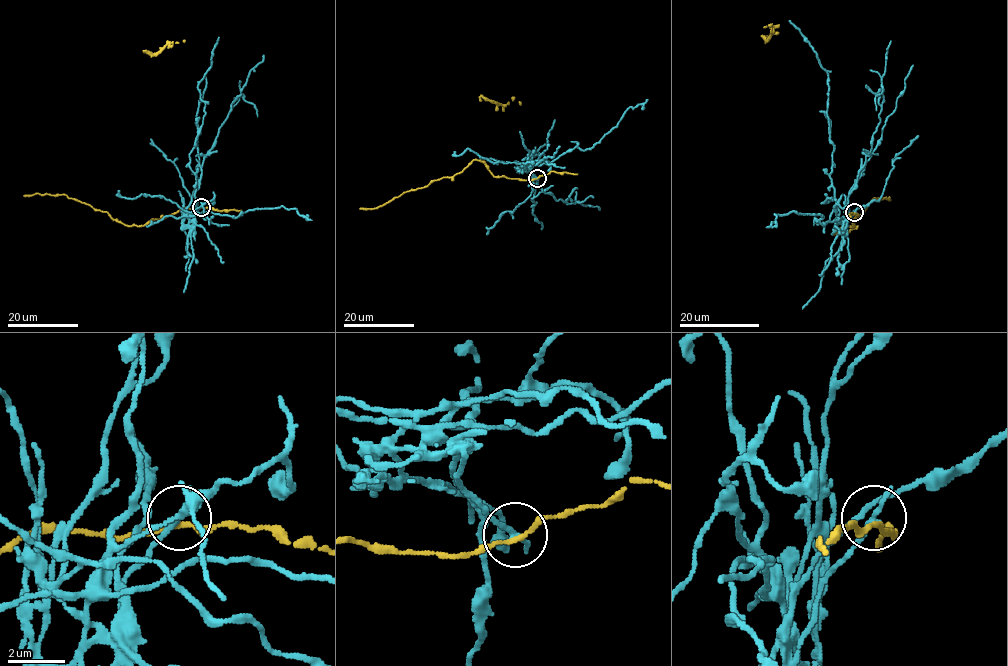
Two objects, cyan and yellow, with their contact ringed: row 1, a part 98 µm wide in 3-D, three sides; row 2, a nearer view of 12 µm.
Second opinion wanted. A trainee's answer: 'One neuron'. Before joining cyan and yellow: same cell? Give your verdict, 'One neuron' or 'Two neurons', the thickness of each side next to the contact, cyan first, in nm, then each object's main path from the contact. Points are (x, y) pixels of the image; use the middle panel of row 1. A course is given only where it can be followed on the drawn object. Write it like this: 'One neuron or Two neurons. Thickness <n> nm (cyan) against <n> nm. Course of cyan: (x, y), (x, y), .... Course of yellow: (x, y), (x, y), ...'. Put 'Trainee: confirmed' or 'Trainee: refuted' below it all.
Two neurons. Thickness 160 nm (cyan) against 150 nm. Course of cyan: (537, 177), (525, 167), (531, 163), (531, 155), (525, 158), (541, 155), (533, 155), (546, 144), (554, 119). Course of yellow: (537, 177), (519, 180), (494, 177), (487, 166), (473, 160), (461, 172), (405, 192), (374, 208), (360, 208)
Trainee: refuted

